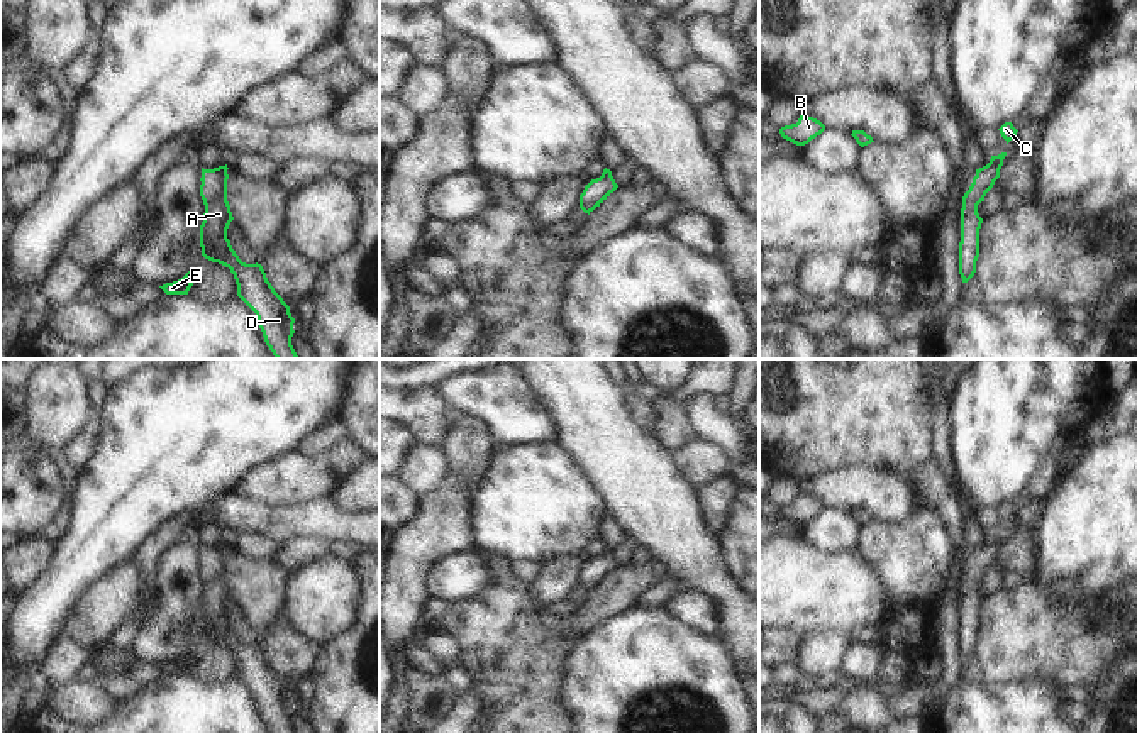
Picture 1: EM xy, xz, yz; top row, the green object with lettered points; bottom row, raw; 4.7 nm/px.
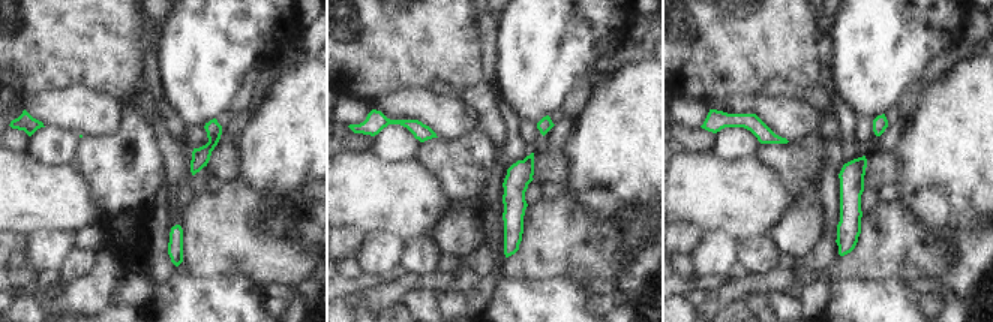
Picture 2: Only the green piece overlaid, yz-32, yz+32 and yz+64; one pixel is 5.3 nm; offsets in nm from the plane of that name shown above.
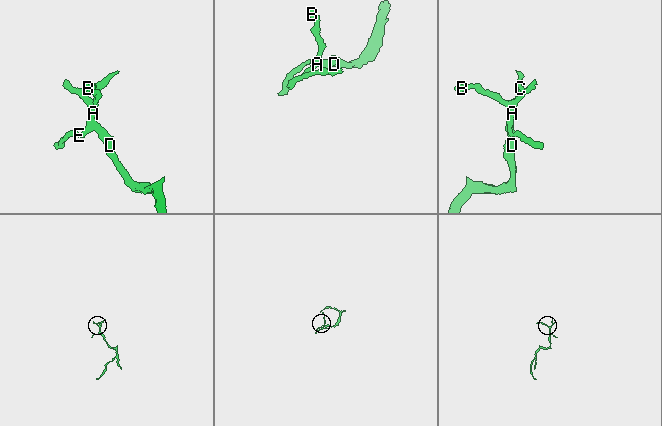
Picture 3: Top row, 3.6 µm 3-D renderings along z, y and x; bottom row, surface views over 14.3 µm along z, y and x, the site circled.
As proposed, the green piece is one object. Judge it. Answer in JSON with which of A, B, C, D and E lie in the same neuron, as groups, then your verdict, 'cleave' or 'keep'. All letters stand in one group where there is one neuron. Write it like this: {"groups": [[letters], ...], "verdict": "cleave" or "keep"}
{"groups": [["A", "B", "C", "D", "E"]], "verdict": "keep"}

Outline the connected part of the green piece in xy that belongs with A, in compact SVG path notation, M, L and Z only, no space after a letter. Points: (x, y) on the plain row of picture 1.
M227 543L214 548L202 547L200 576L205 584L200 604L202 635L230 648L237 675L256 692L264 721L273 733L297 733L291 725L295 697L290 686L275 670L261 643L239 638L227 618L234 599L227 581Z

